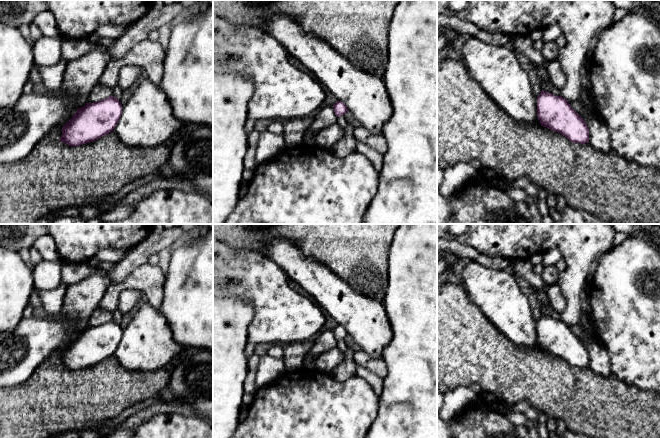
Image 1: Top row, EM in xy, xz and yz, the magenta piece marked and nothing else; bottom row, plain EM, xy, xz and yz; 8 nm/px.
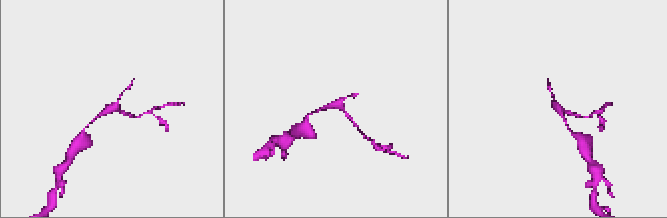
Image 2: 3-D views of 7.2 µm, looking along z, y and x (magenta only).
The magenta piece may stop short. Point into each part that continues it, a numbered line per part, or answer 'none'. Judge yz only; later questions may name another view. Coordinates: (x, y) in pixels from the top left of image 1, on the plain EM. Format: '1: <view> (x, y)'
none

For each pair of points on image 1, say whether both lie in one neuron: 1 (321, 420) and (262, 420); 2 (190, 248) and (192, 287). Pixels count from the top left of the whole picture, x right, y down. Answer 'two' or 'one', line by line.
1: one
2: one

